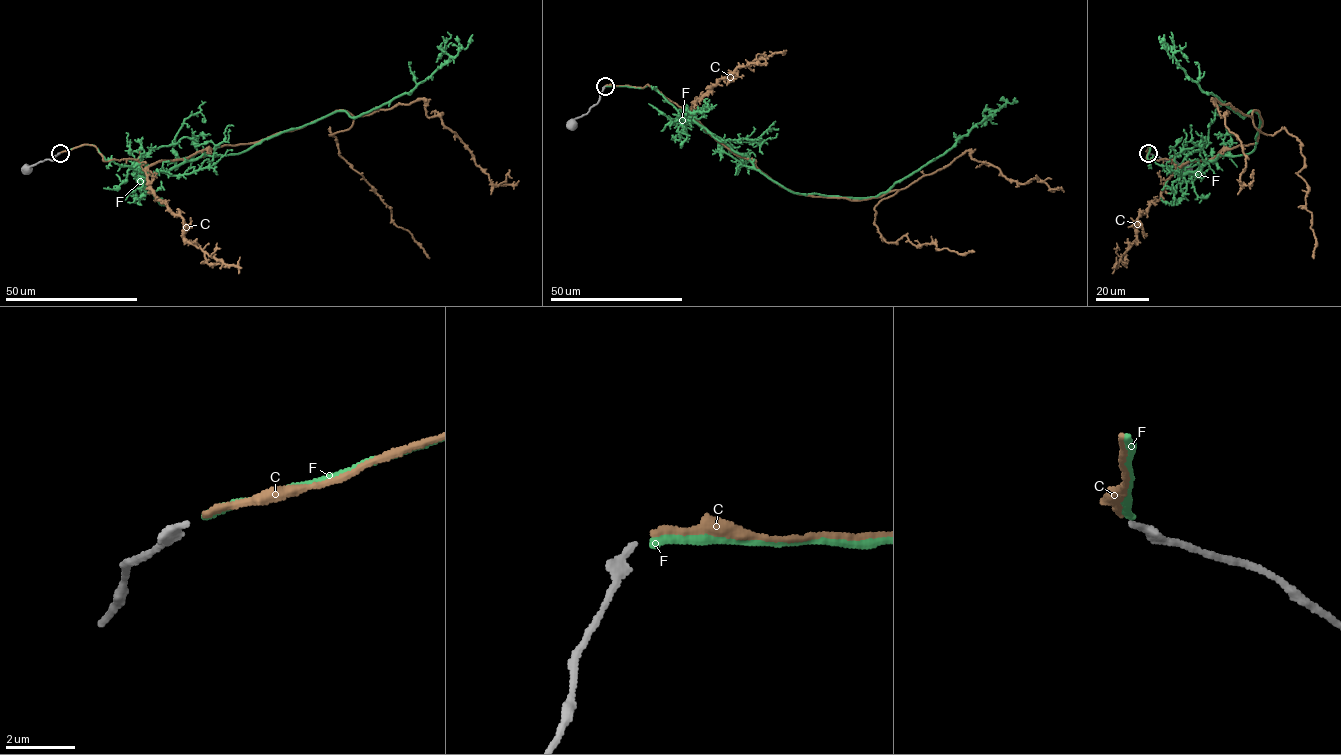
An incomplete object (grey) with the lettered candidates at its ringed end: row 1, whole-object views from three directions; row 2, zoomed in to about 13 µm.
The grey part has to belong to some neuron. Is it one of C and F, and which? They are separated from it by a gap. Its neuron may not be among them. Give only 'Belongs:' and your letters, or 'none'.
Belongs: C

